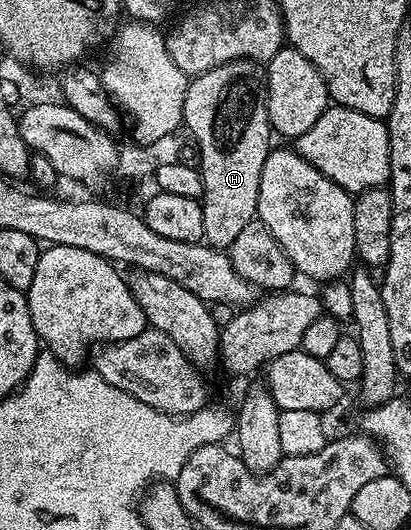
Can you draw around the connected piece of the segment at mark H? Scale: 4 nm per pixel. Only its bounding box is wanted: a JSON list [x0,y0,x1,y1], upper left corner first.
[182,60,272,250]

